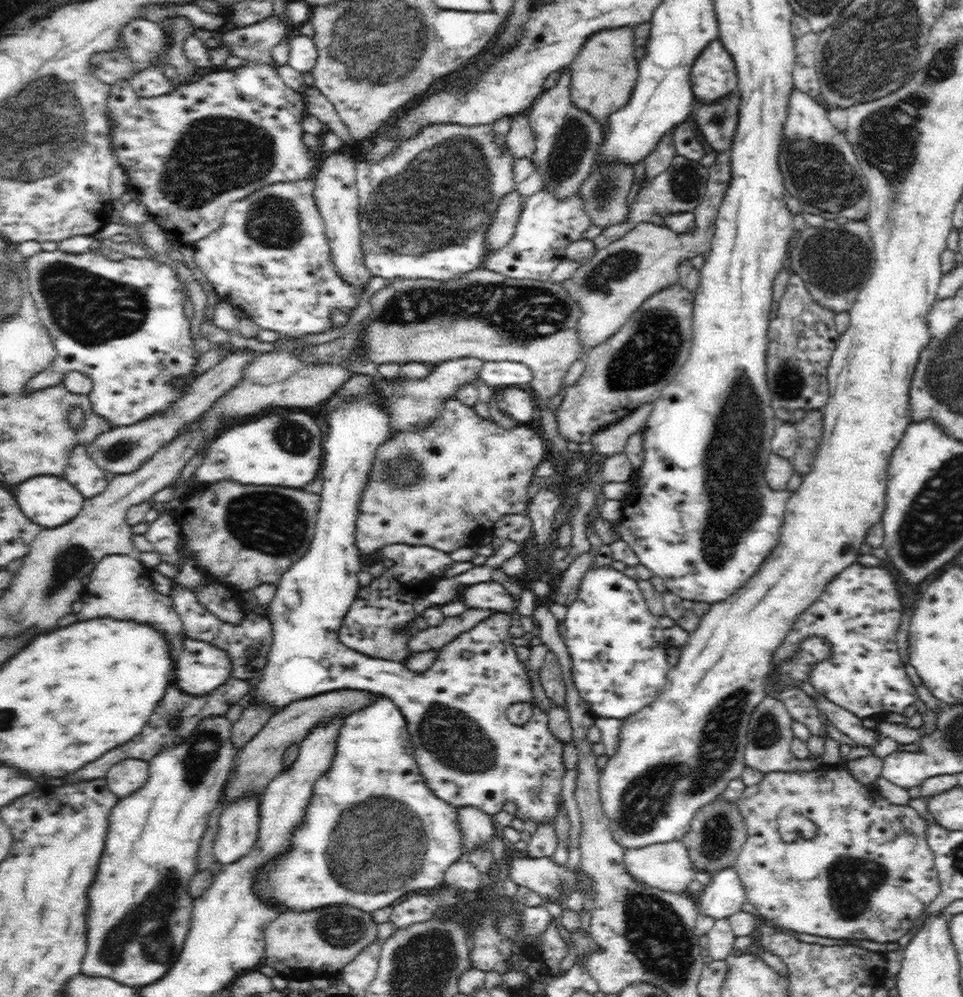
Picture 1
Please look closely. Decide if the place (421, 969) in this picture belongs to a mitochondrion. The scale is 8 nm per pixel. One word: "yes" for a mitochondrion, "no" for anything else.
yes

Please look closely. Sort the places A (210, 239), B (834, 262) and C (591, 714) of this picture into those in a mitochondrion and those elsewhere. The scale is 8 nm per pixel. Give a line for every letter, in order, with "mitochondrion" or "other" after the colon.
A: other
B: mitochondrion
C: other

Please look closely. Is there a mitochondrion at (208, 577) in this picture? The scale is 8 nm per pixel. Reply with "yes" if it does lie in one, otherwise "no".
no

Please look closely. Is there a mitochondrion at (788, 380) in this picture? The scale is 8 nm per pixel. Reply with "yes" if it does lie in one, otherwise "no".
yes

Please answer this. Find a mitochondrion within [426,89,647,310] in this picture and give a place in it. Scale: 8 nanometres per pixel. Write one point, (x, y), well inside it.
(569, 146)

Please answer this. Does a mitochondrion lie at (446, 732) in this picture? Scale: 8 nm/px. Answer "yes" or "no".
yes

